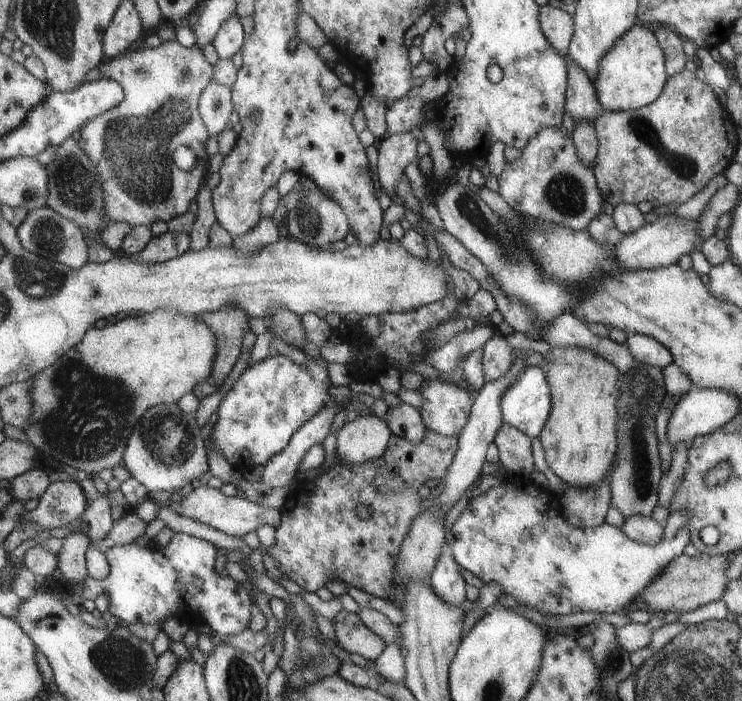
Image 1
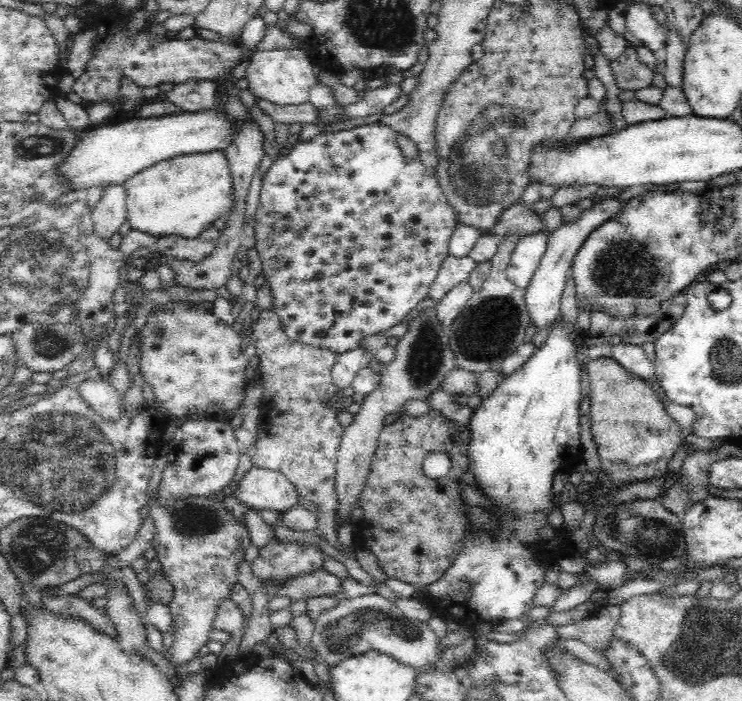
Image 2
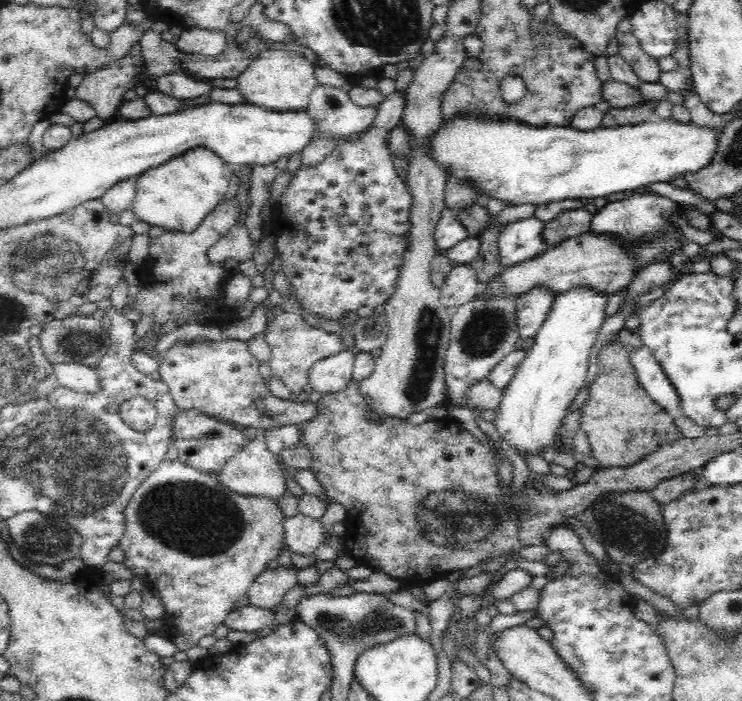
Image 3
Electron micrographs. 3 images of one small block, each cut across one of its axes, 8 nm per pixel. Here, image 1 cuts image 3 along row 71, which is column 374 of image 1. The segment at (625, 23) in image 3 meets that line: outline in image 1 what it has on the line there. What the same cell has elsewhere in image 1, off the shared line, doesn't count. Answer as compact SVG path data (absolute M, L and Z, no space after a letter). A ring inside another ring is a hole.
M342 609L331 622L340 646L349 653L373 661L385 652L386 642L366 626L360 615Z

